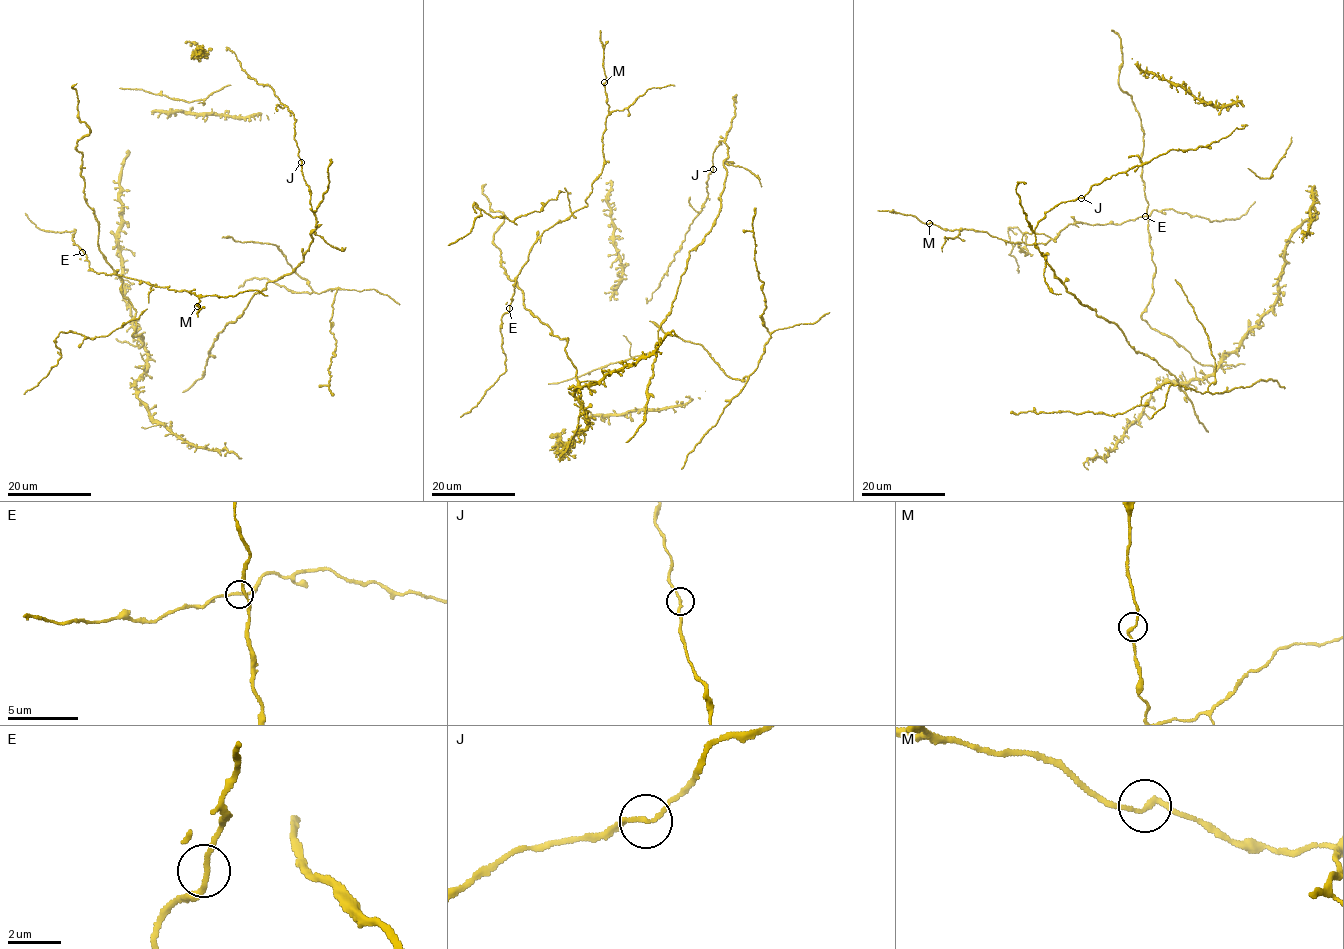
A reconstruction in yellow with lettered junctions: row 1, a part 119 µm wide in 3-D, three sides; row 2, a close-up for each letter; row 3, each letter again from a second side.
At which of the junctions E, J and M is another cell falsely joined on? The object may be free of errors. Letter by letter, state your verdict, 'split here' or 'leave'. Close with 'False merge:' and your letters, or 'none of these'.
E: leave
J: leave
M: leave
False merge: none of these

